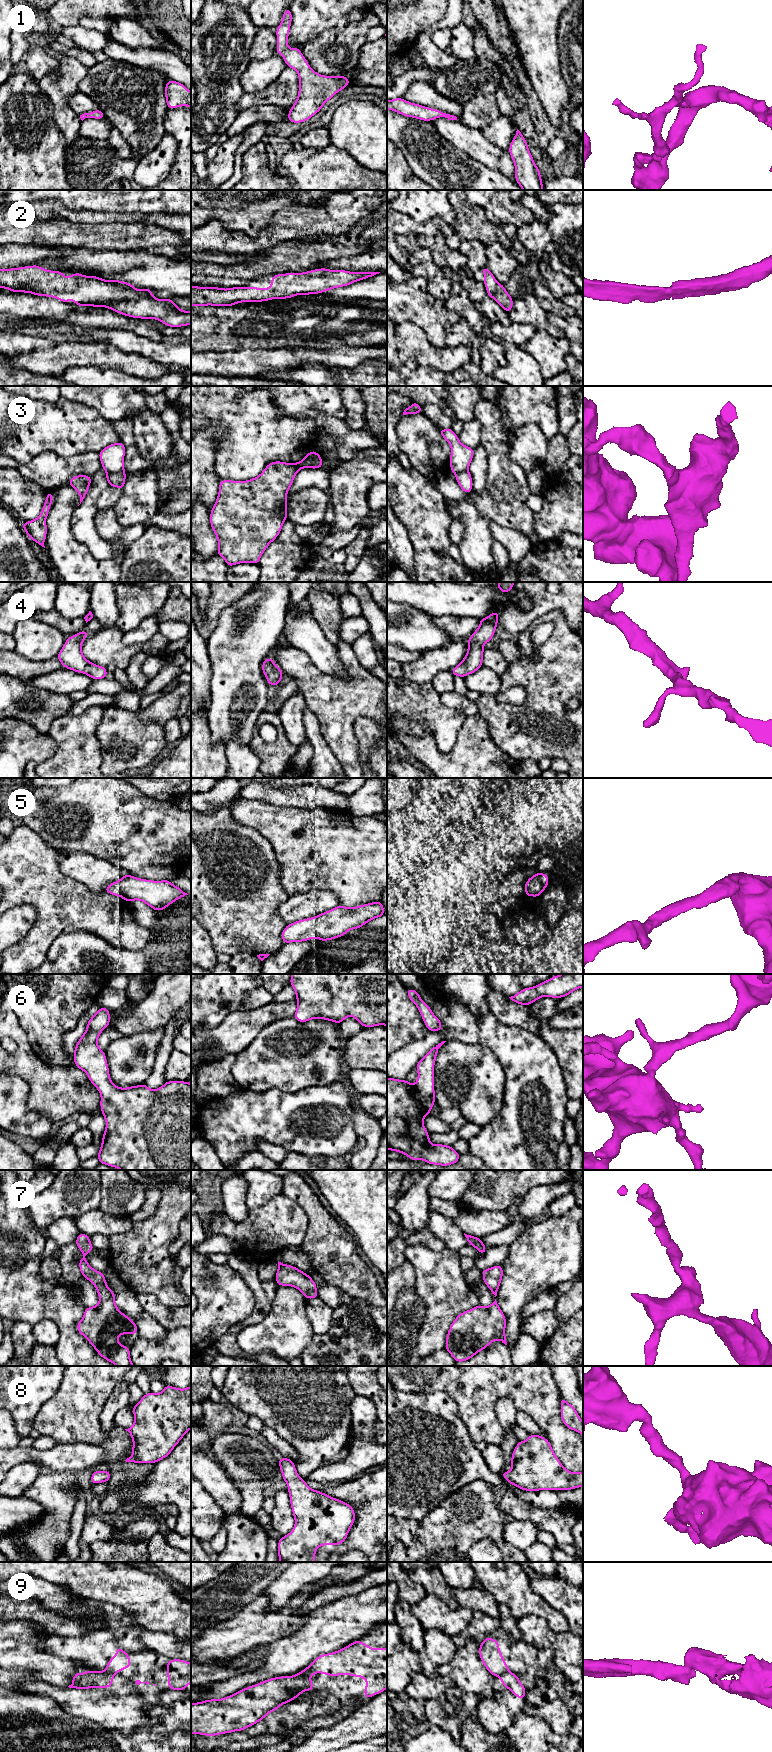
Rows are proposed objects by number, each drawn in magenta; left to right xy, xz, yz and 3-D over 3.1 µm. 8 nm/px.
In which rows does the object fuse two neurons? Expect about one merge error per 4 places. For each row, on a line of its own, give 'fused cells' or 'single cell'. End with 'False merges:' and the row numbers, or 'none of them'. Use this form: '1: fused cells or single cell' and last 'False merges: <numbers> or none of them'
1: single cell
2: single cell
3: fused cells
4: single cell
5: single cell
6: single cell
7: single cell
8: single cell
9: fused cells
False merges: 3, 9

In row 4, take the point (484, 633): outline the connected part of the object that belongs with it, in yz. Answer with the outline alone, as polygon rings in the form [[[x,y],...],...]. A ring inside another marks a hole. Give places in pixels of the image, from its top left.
[[[494,611],[491,615],[479,620],[480,626],[467,640],[468,651],[464,659],[450,670],[454,676],[466,677],[482,667],[483,645],[494,636],[498,624],[499,612]]]

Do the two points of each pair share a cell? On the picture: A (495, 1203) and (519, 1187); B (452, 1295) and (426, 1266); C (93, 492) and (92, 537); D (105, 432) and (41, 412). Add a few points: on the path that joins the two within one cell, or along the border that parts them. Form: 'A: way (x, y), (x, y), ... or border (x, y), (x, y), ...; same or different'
A: way (501, 1197), (513, 1187); same
B: way (445, 1288), (433, 1273); same
C: way (89, 503), (88, 526); same
D: way (89, 431), (79, 428), (57, 427); same

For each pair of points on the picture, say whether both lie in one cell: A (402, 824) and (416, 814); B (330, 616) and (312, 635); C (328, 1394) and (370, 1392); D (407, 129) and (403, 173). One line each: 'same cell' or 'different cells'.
A: different cells
B: different cells
C: different cells
D: different cells

